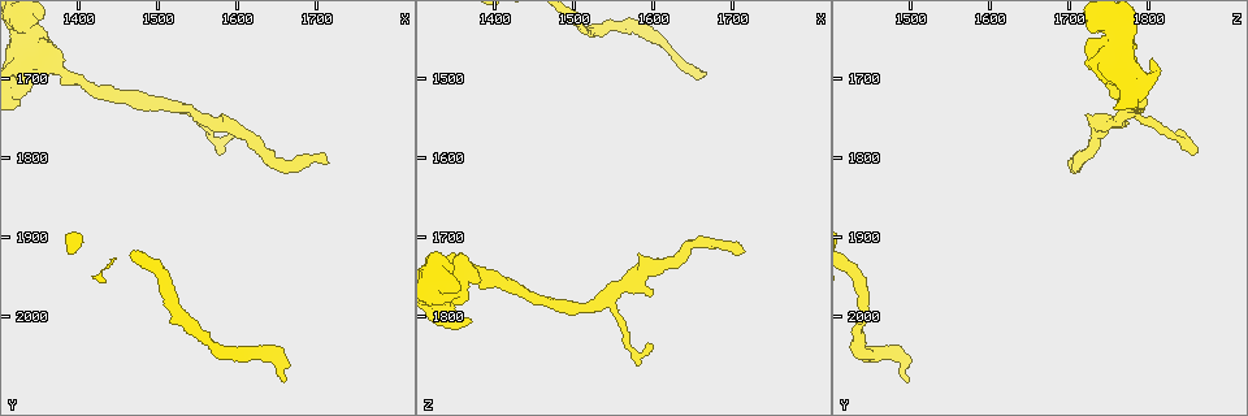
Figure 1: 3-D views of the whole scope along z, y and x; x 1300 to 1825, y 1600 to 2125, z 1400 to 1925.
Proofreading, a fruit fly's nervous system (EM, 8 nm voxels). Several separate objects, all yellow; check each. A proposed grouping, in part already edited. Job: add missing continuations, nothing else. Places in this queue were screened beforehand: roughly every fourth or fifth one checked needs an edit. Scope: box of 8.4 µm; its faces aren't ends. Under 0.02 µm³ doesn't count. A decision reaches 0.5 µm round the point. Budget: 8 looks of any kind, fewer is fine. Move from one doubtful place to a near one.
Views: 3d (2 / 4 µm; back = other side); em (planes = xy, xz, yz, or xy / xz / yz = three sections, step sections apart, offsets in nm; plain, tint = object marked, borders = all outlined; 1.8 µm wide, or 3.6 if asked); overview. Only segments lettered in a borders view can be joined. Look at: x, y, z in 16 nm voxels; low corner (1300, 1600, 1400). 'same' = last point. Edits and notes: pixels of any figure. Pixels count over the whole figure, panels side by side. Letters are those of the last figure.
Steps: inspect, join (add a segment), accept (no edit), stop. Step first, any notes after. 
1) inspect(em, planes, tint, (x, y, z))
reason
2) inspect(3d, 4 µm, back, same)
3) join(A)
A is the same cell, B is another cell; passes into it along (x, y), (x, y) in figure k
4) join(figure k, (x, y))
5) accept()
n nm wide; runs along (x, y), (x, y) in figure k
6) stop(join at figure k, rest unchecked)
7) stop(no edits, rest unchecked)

inspect(em, planes, borders, (1535, 1740, 1785))
abrupt turn

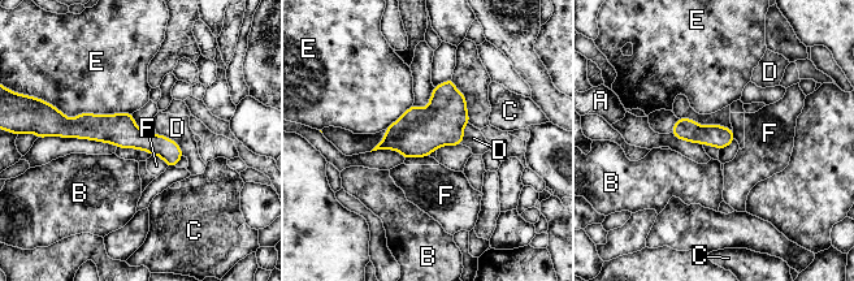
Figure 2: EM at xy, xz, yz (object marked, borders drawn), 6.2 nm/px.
accept()
A, B, C, D, E and F are other cells; border along (156, 133), (170, 138), (182, 155) in figure 2; no lettered segment goes on from it

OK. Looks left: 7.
inspect(3d, 4 µm, (1715, 1805, 1720))
branch stops here

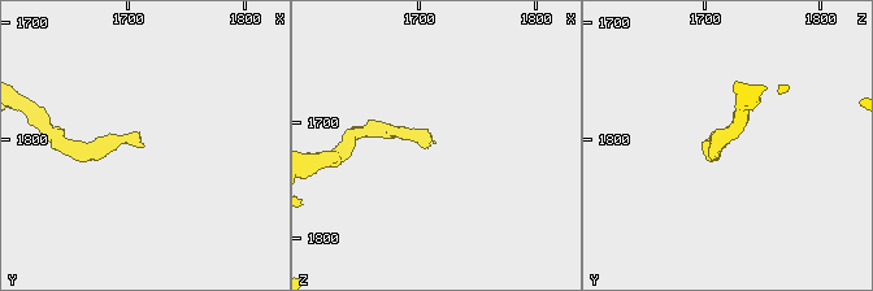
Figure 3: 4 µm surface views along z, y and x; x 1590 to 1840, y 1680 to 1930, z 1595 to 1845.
inspect(em, 3.6 µm, xz, step 8, borders, (1712, 1804, 1720))

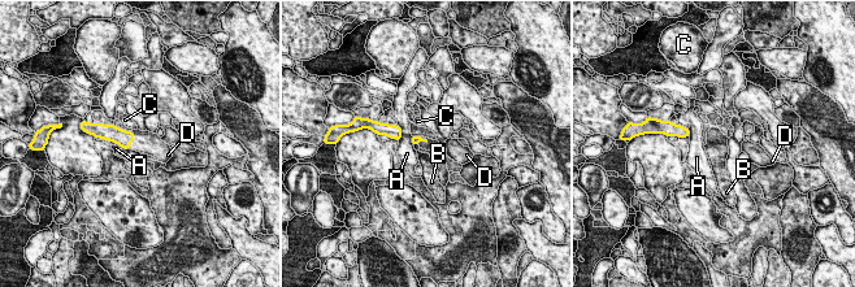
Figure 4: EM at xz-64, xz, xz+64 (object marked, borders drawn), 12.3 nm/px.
join(D)
D is the same cell, A, B and C are other cells; passes into it along (415, 139), (422, 139), (422, 144) in figure 4; the cell continues

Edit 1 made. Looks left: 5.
inspect(overview)
see it whole again

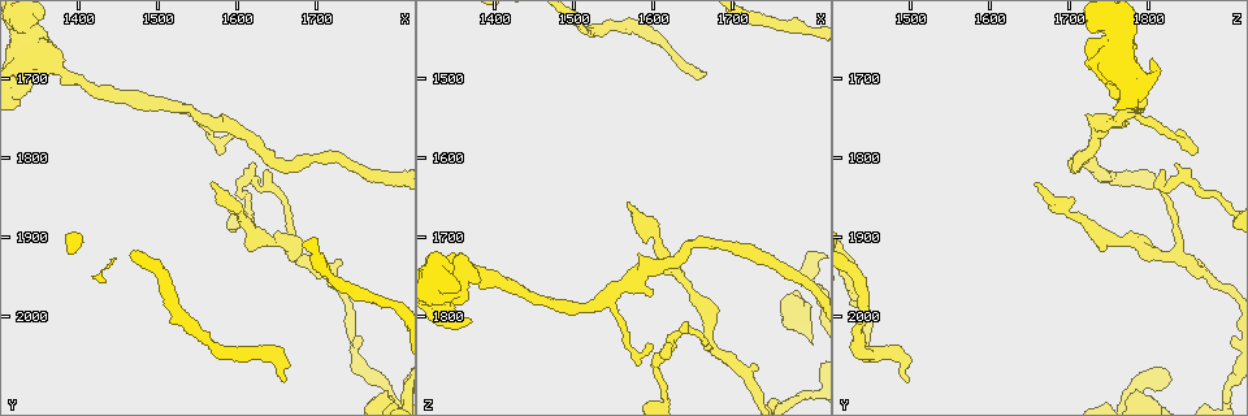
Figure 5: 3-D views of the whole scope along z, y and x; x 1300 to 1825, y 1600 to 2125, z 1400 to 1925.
inspect(3d, 4 µm, (1570, 1835, 1655))
end of a long branch

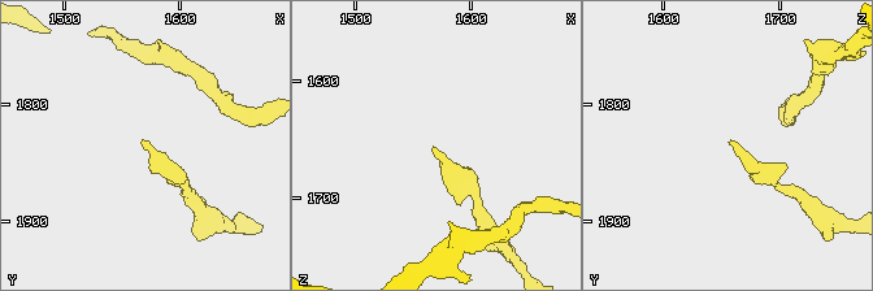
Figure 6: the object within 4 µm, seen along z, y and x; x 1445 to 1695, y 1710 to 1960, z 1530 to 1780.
inspect(em, planes, borders, (1566, 1834, 1658))

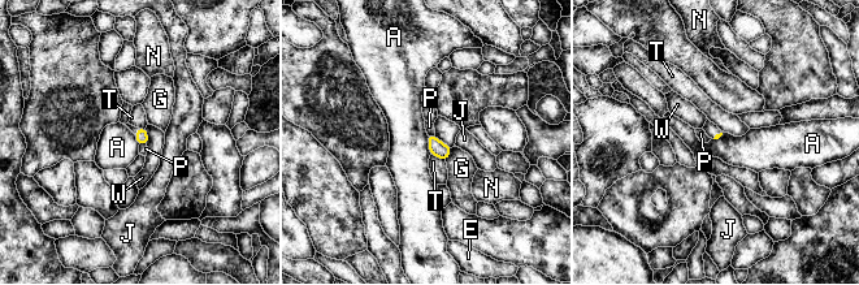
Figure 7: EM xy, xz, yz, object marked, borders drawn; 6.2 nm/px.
accept()
A, E, G, J, N, P, T and W are other cells; border along (426, 135), (432, 154) in figure 7; no lettered segment goes on from it

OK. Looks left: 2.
stop(join at figure 4, rest unchecked)

